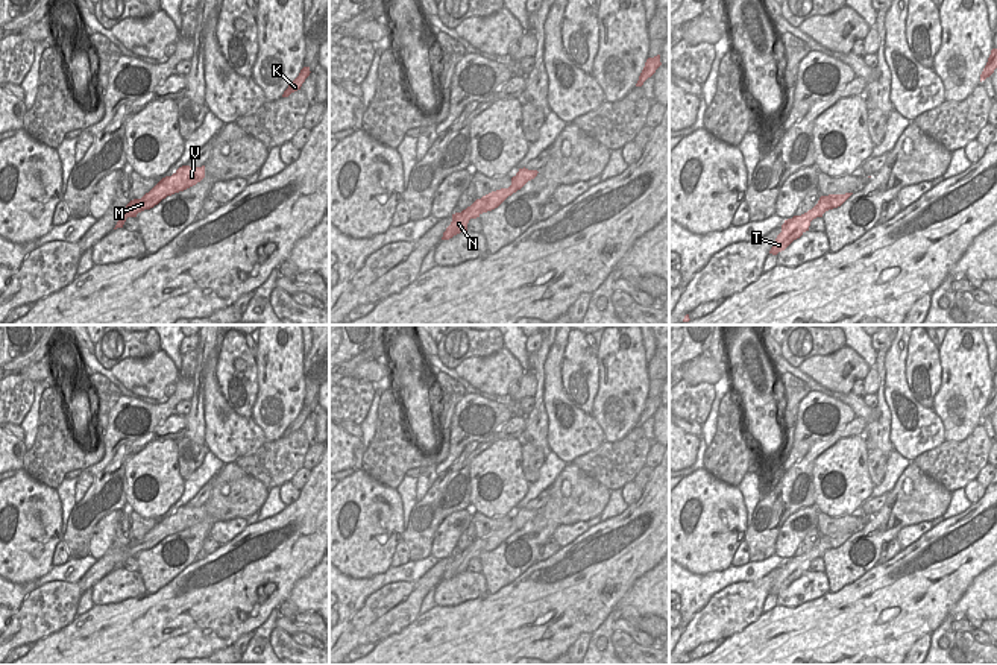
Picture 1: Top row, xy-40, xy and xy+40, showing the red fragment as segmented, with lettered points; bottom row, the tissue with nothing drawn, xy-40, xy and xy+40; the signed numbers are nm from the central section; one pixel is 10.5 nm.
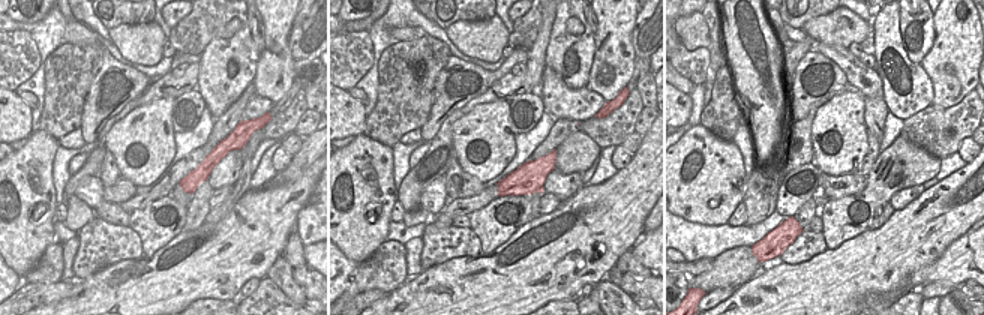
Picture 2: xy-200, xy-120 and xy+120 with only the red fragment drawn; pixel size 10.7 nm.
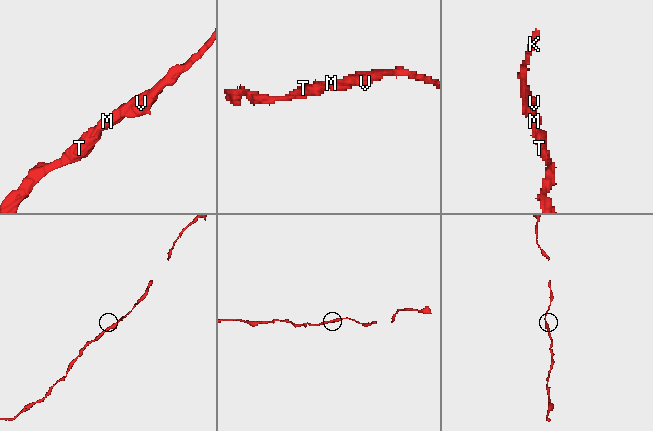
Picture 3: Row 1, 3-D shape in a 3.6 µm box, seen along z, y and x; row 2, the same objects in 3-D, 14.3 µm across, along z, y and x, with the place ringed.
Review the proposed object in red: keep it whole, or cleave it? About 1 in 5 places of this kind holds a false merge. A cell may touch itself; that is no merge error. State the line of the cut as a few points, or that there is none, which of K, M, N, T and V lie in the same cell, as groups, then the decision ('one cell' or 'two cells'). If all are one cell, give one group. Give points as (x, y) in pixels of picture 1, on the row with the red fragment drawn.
no cut; K M N T V; one cell

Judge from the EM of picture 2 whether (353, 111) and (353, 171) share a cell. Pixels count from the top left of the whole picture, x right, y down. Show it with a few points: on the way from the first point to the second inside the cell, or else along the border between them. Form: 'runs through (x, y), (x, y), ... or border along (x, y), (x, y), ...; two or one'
border along (363, 132), (356, 137); two

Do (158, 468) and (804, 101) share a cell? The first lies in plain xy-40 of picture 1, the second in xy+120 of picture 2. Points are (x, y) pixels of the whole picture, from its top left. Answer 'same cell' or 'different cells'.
different cells

